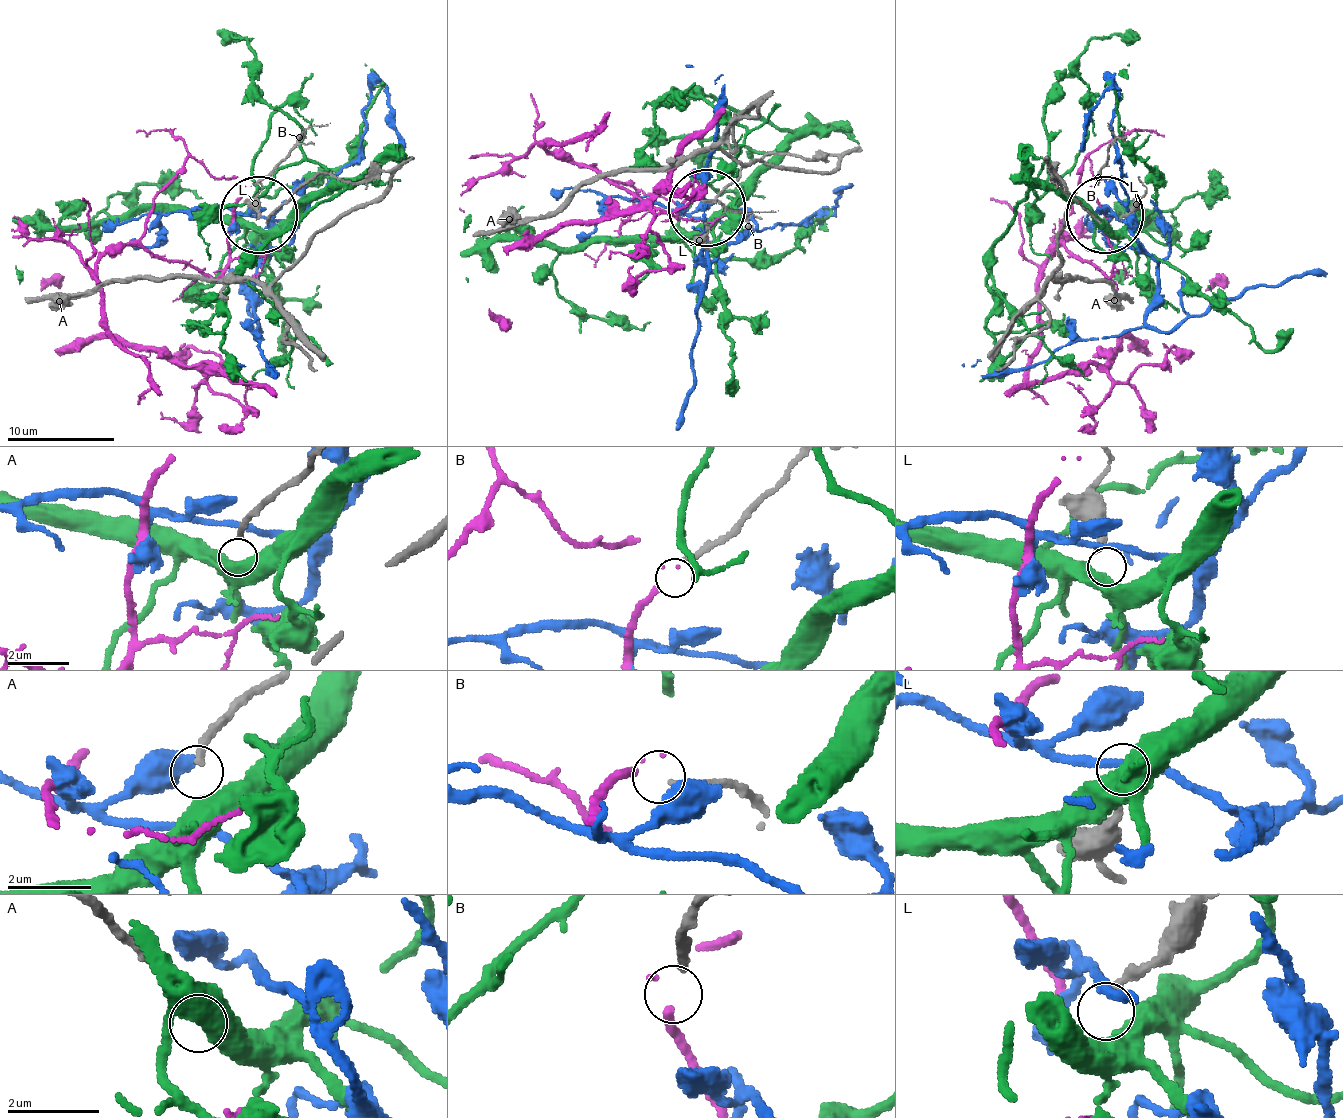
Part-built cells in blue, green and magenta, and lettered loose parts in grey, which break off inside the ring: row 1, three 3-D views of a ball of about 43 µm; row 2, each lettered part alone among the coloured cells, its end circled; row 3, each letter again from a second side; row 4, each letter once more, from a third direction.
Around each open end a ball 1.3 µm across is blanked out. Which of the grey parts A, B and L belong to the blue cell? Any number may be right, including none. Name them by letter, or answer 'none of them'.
none of them

